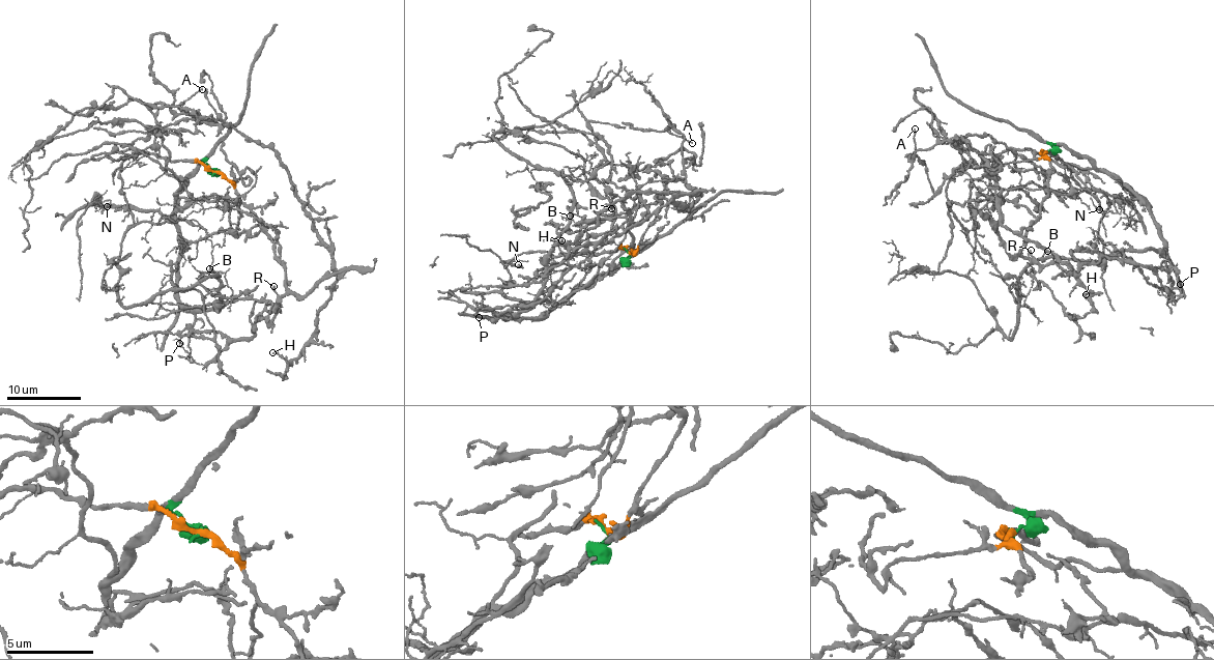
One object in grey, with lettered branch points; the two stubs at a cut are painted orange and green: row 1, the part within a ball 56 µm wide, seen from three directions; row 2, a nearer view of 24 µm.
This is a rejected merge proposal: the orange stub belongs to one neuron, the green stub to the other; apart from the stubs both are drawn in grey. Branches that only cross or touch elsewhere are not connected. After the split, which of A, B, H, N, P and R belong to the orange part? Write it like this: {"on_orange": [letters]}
{"on_orange": ["A", "H", "R"]}

